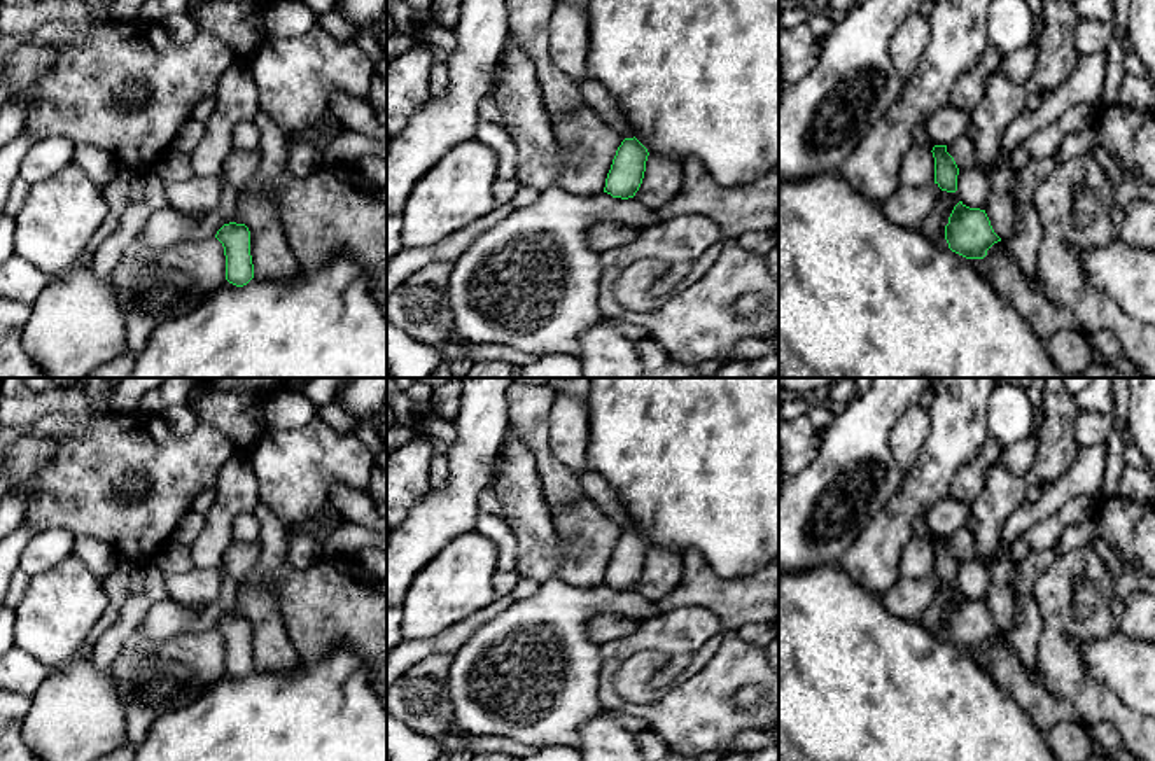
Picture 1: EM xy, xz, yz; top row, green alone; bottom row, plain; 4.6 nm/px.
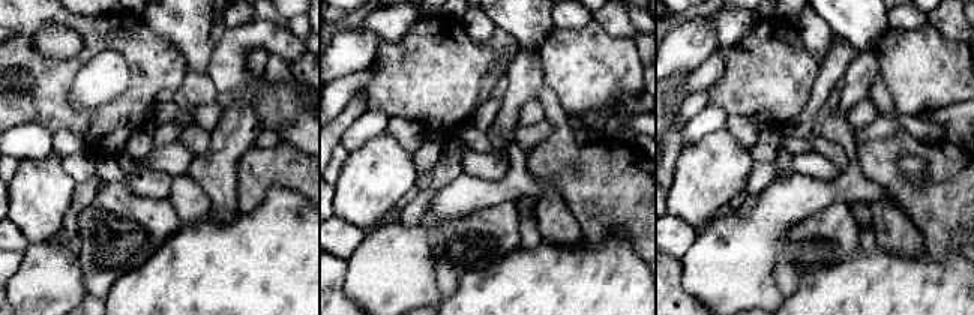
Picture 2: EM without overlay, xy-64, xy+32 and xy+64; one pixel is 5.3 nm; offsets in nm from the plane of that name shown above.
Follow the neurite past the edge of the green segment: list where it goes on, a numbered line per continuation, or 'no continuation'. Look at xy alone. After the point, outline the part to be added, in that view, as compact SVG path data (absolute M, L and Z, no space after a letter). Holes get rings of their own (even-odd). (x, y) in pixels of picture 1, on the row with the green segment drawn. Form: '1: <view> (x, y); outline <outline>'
no continuation

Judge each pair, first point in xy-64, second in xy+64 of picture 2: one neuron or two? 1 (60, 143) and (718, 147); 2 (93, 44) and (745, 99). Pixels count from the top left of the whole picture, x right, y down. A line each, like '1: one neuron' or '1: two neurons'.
1: two neurons
2: one neuron

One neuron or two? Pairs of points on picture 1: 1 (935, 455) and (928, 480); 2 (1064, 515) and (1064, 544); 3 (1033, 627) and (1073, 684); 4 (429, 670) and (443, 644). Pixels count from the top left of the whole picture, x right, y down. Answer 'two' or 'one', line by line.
1: one
2: two
3: two
4: two

